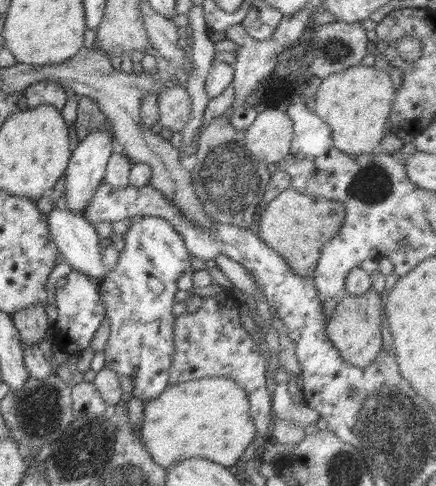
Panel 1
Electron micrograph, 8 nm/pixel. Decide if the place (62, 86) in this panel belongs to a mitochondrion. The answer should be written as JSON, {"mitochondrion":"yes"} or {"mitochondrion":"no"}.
{"mitochondrion":"no"}

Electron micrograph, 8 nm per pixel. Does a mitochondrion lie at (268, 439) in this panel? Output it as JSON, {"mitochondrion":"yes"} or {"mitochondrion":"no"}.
{"mitochondrion":"no"}

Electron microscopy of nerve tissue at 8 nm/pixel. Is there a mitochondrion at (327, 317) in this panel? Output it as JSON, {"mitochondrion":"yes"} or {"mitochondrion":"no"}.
{"mitochondrion":"no"}

